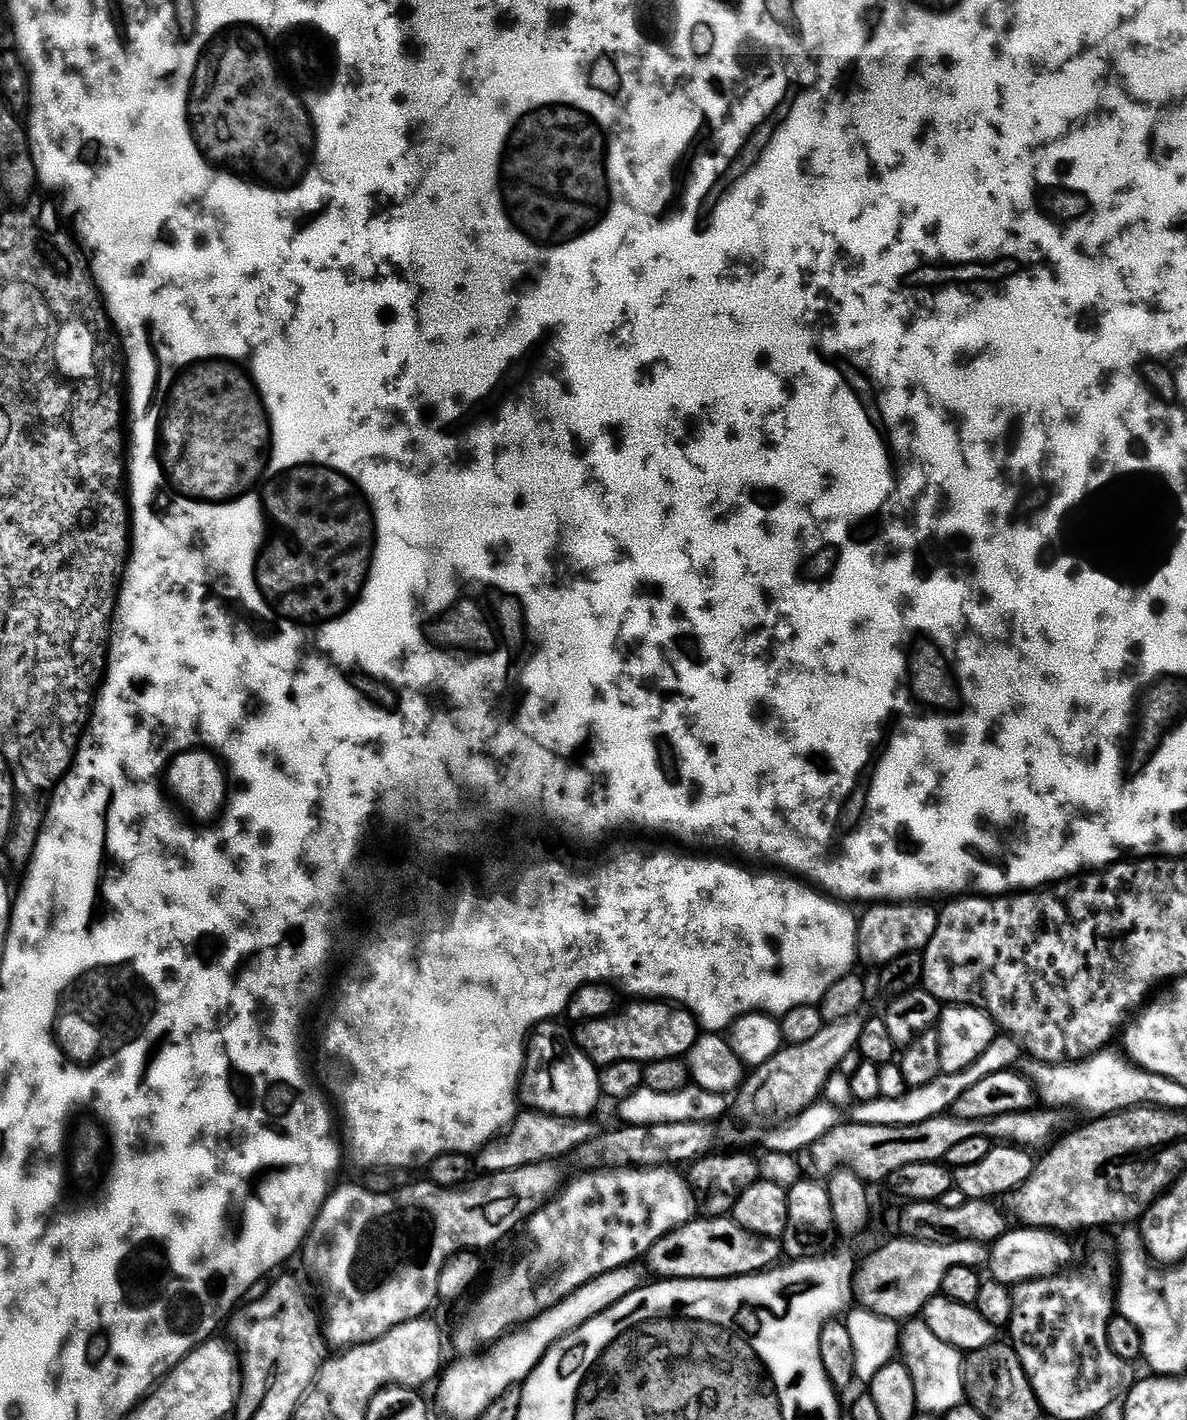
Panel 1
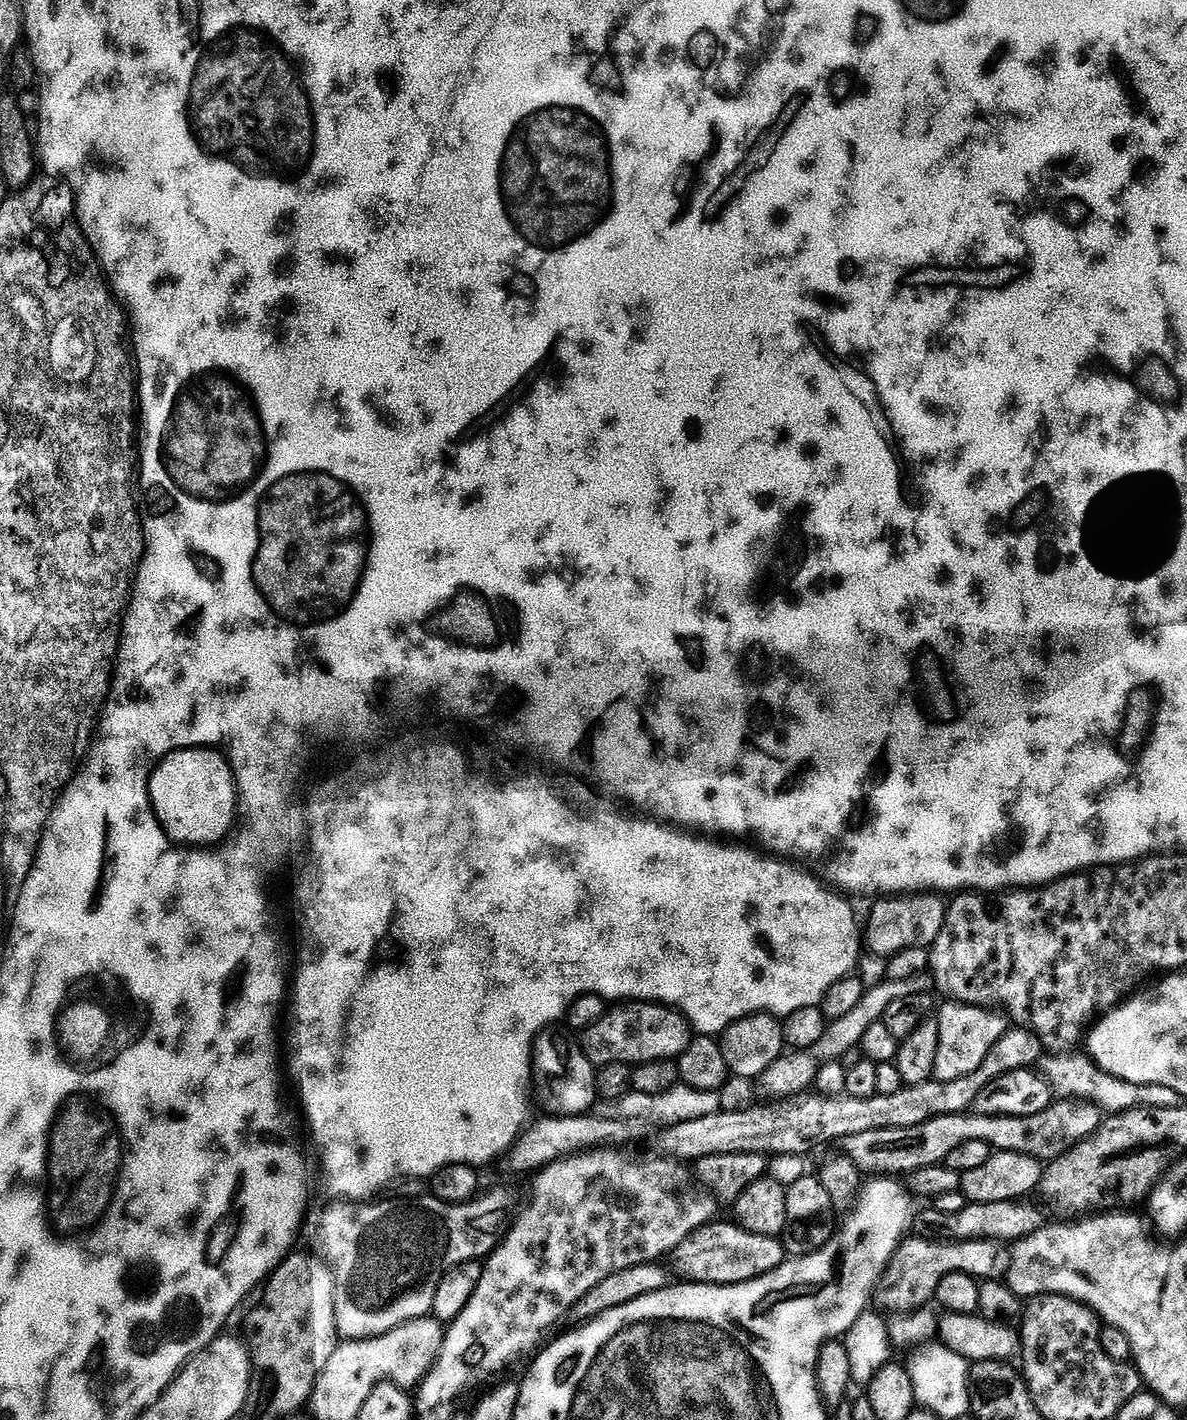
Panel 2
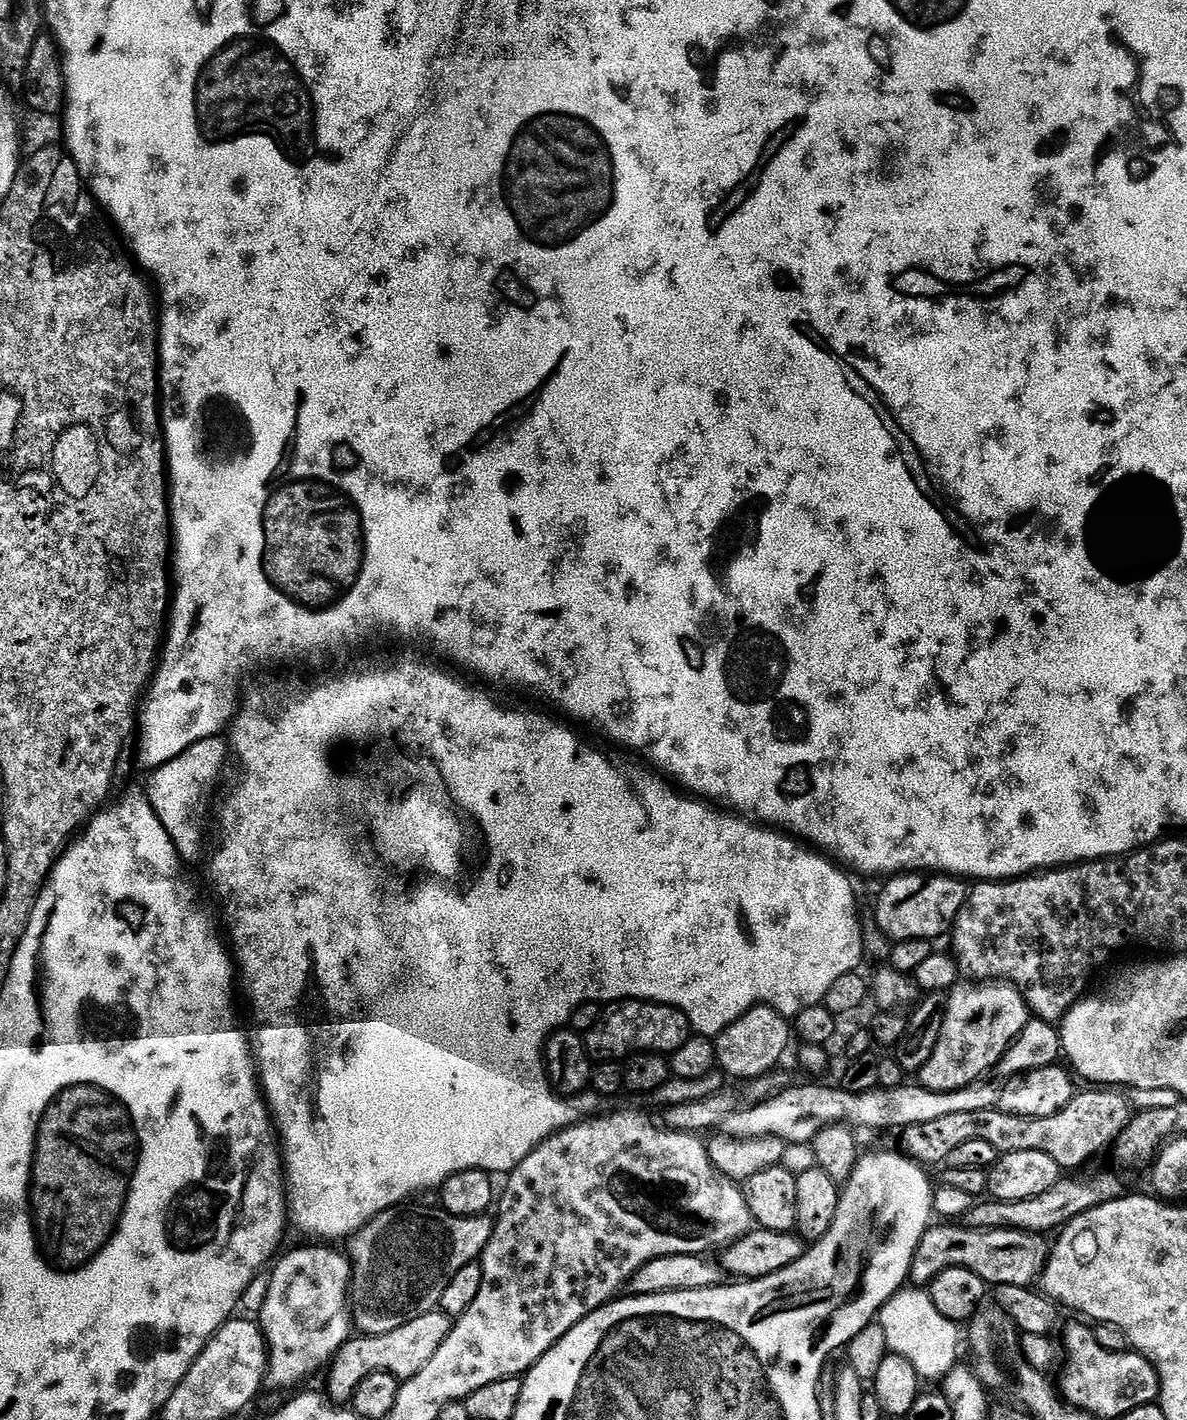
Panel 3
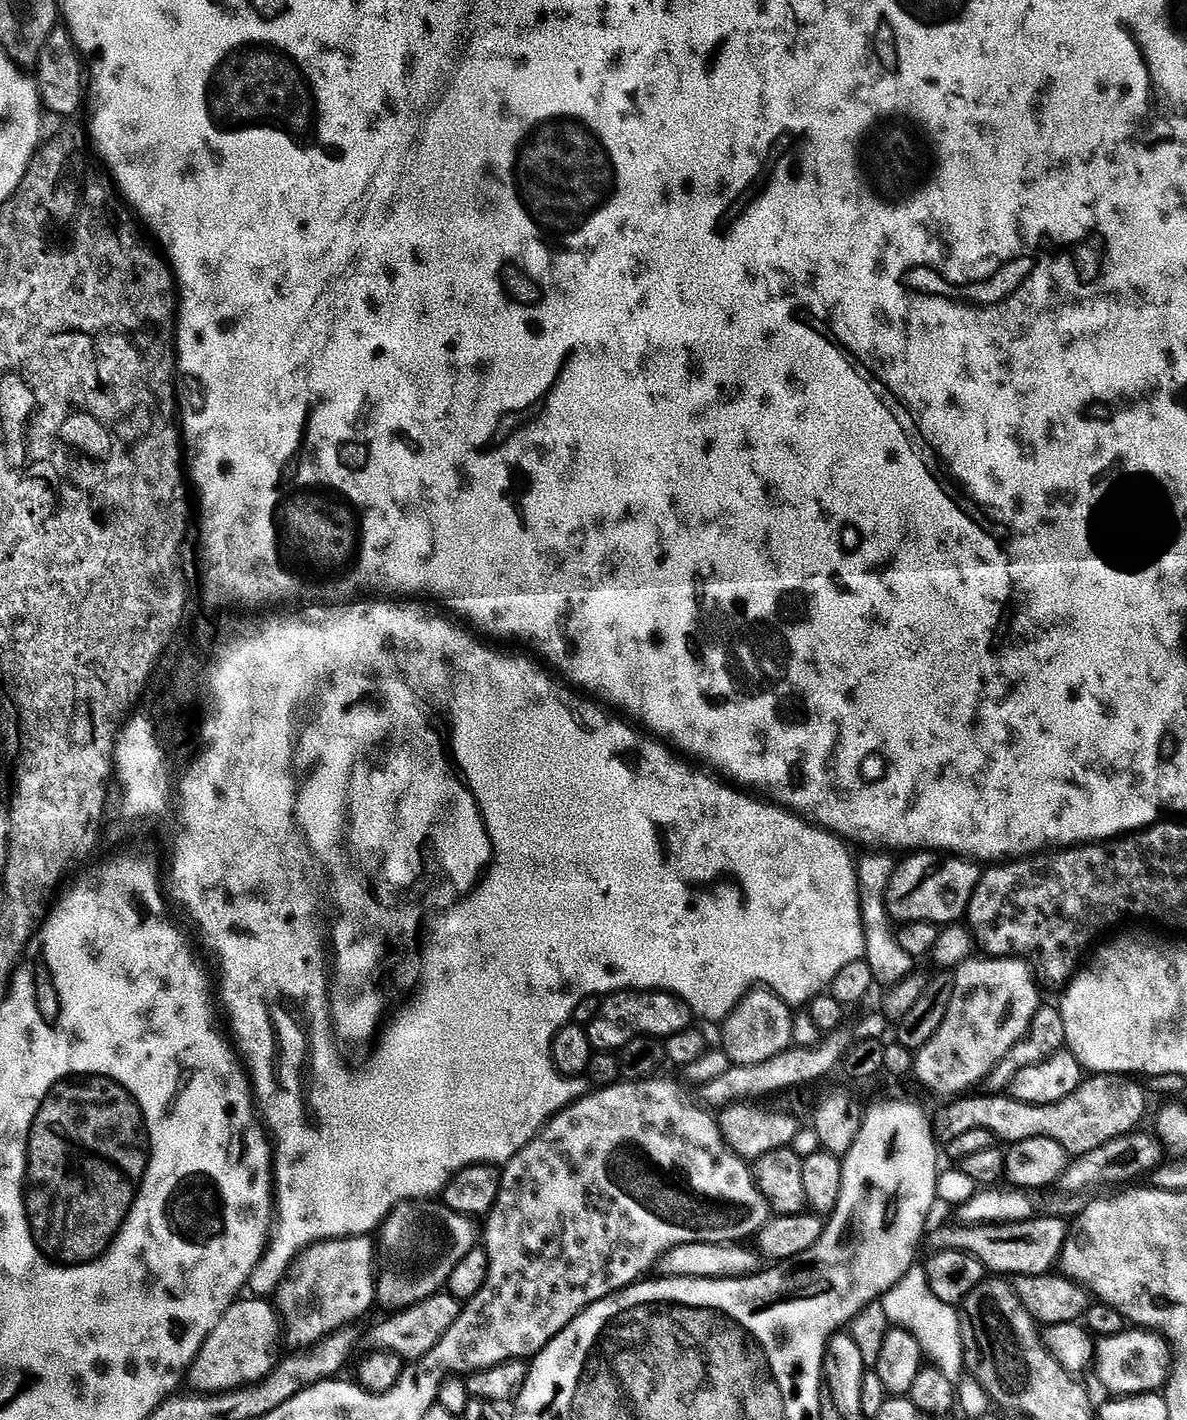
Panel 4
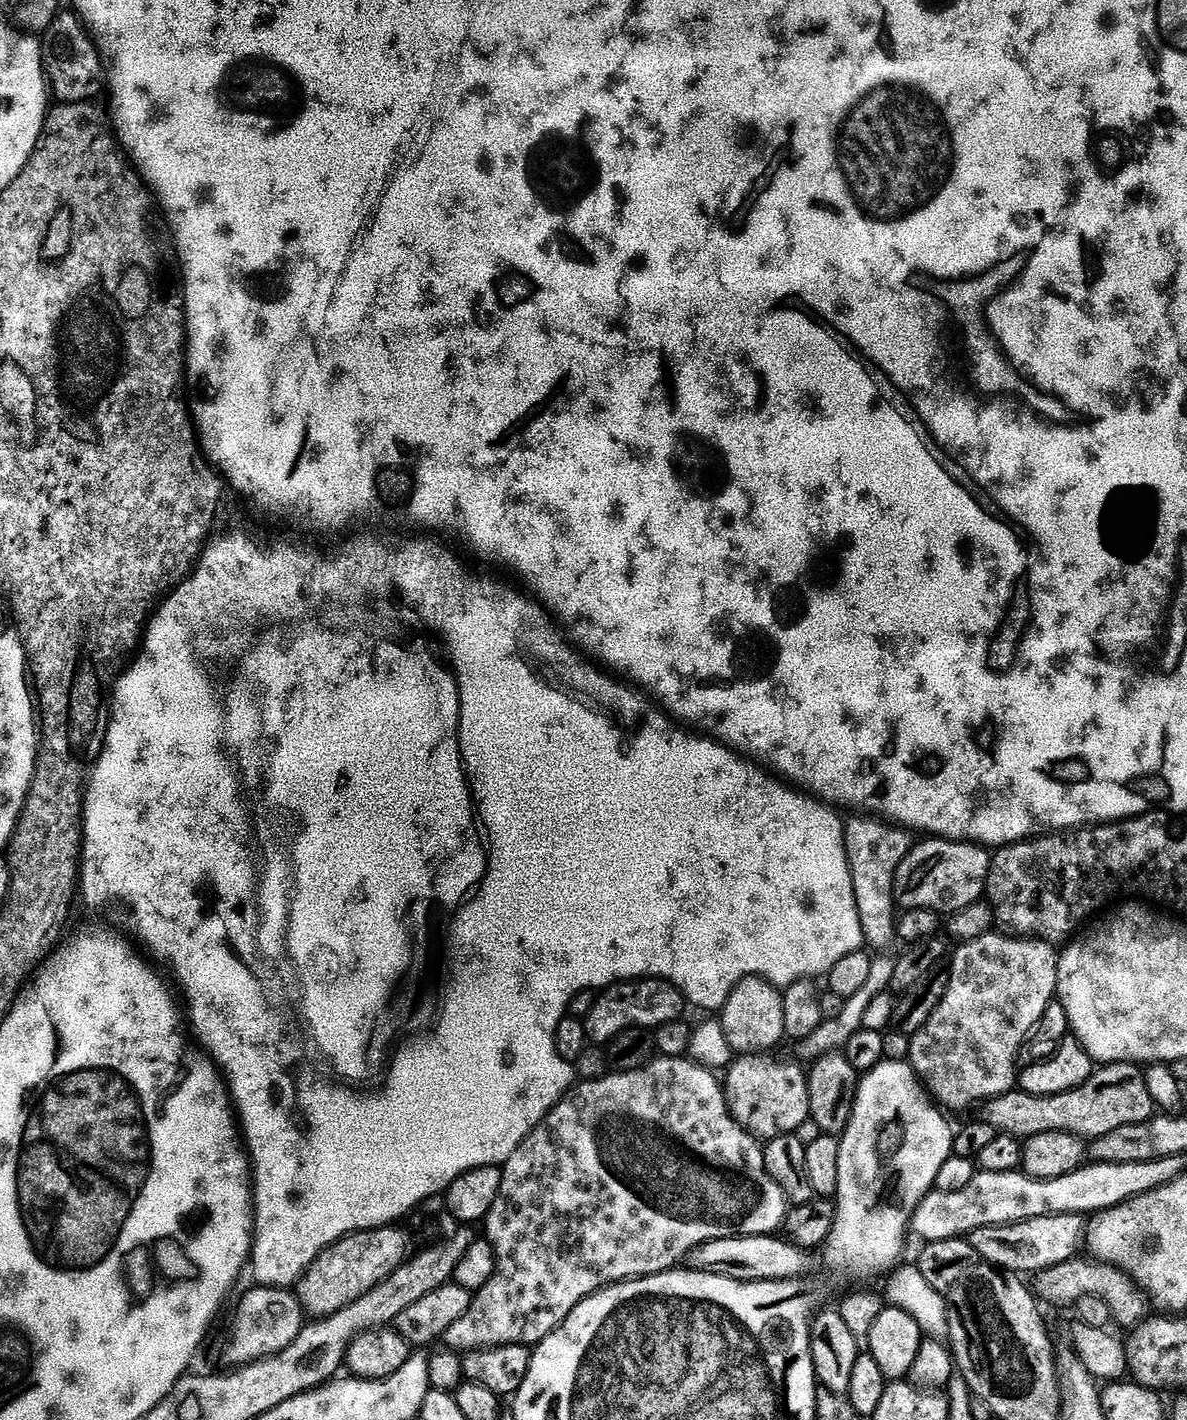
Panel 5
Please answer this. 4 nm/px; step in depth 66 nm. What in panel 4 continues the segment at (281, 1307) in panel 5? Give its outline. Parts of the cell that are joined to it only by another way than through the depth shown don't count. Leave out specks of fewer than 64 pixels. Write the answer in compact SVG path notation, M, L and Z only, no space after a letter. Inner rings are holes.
M264 1298L237 1299L222 1314L218 1326L204 1340L196 1361L186 1373L187 1383L193 1384L195 1391L200 1394L215 1394L218 1392L231 1392L234 1388L247 1388L250 1384L259 1384L264 1377L269 1376L278 1363L276 1356L276 1343L282 1340L282 1321L277 1309Z

